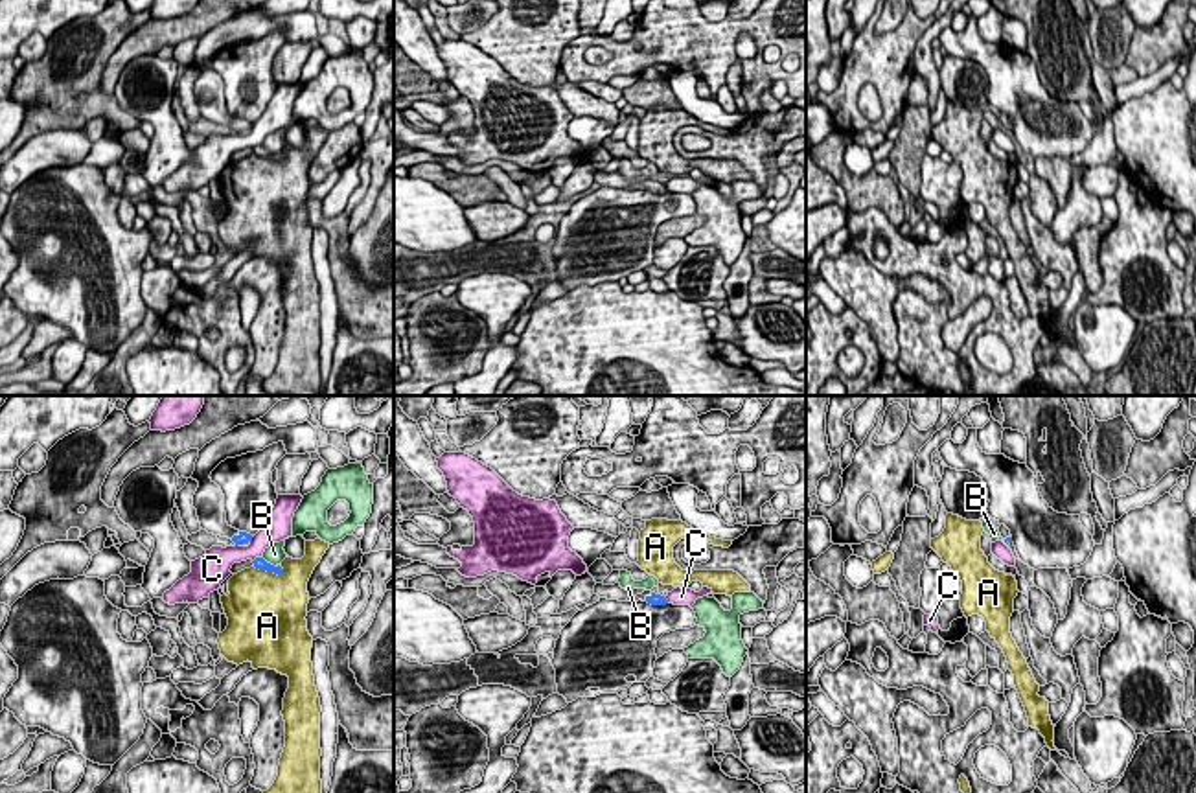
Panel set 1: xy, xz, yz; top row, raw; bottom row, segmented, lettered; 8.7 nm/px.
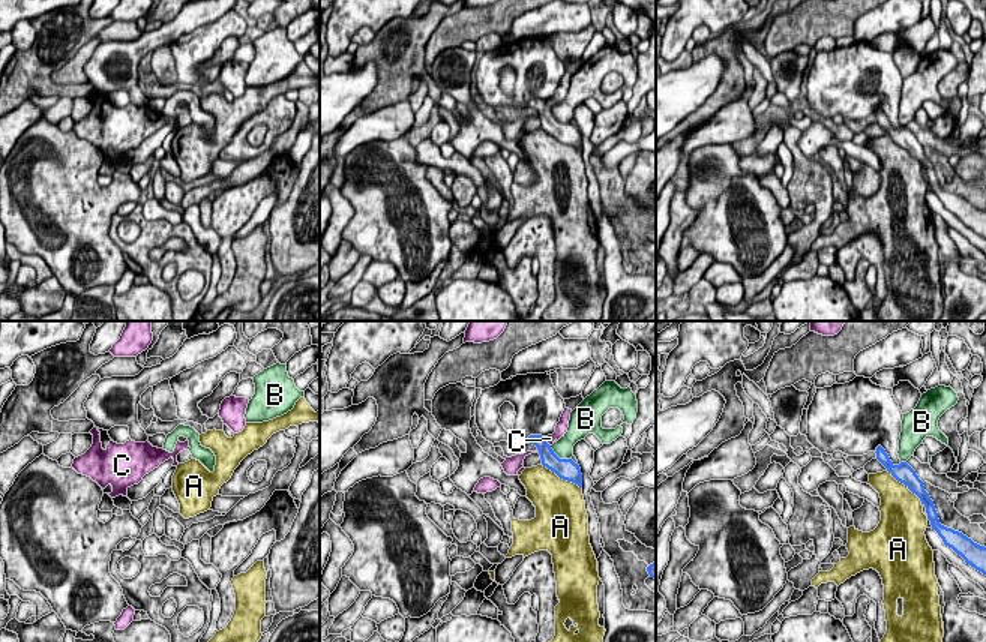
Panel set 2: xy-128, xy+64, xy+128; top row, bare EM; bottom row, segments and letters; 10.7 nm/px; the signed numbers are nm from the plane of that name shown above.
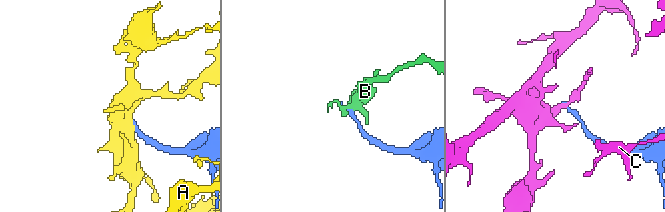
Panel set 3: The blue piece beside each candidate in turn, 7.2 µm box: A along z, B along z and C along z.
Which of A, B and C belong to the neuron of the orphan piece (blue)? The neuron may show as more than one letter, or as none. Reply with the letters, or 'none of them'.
none of them

